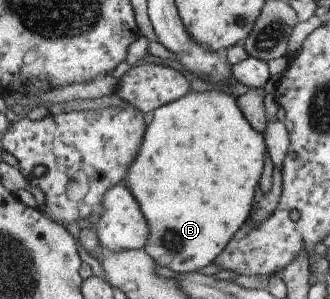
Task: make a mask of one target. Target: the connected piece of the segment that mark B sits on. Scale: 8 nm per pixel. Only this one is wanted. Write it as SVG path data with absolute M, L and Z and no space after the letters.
M216 89L206 90L205 92L191 91L178 100L169 102L161 107L155 108L148 115L148 121L145 125L145 131L135 159L130 163L122 184L127 186L134 200L139 204L140 212L143 214L148 229L148 238L143 251L150 256L156 266L170 268L175 273L187 273L200 270L213 260L224 250L228 241L235 235L235 232L244 225L248 212L259 195L258 180L262 166L264 166L264 154L267 150L260 131L253 129L248 121L242 116L237 107L235 96L227 95Z

